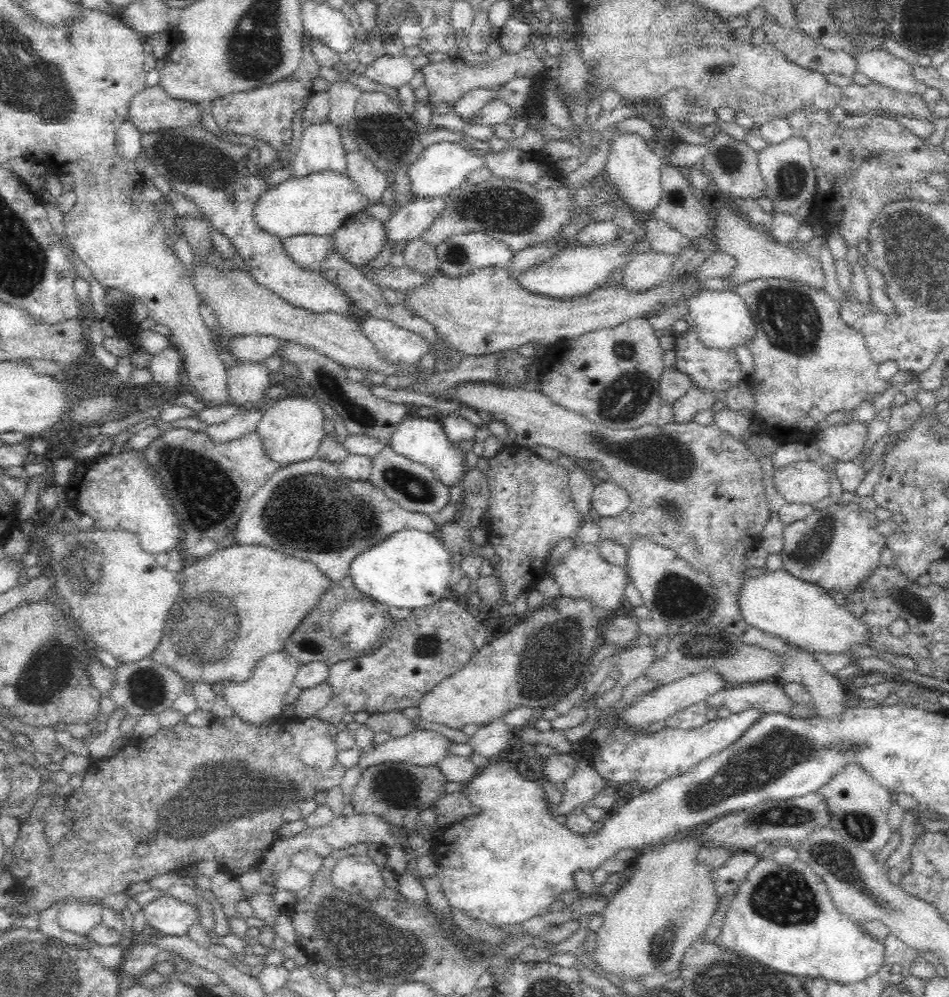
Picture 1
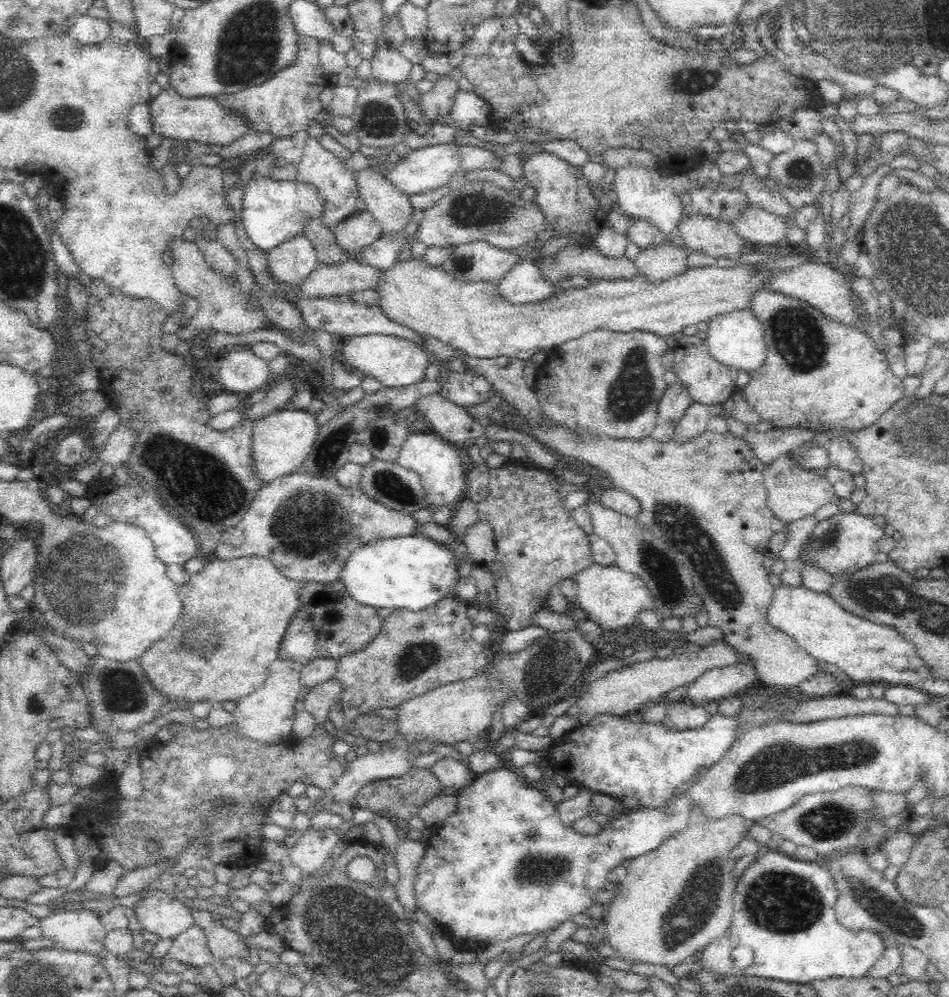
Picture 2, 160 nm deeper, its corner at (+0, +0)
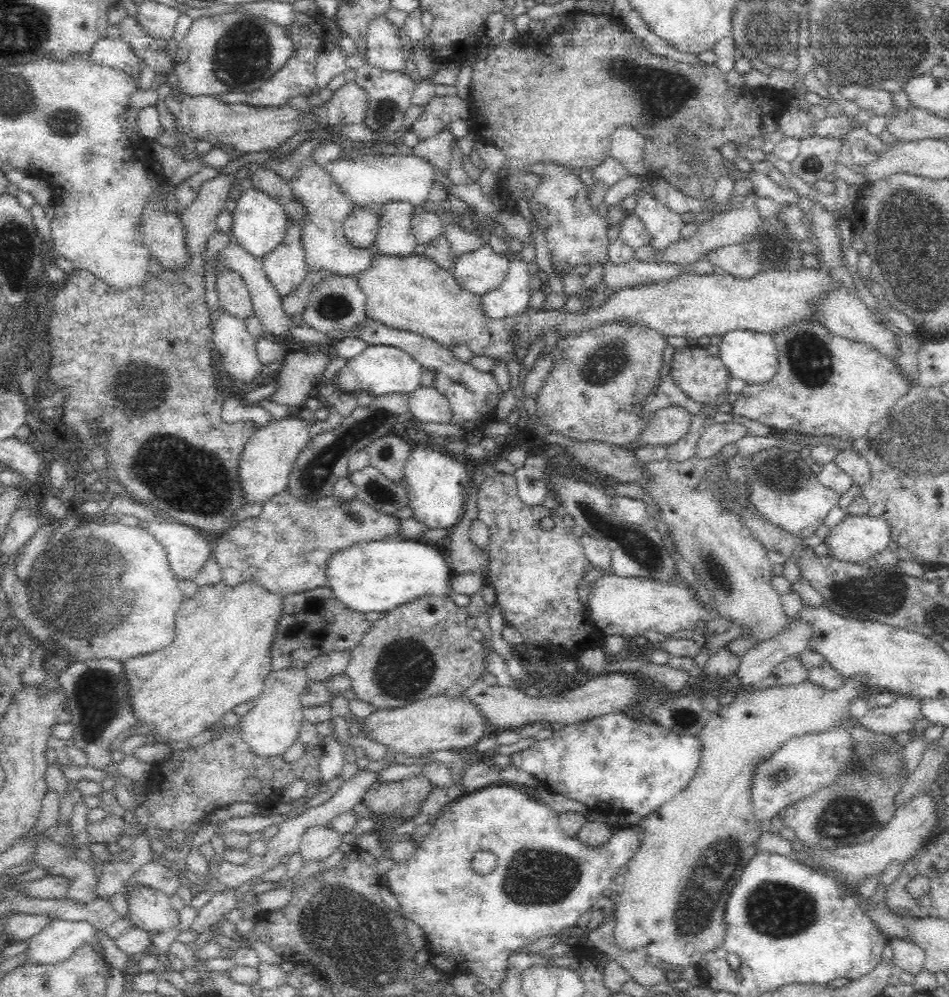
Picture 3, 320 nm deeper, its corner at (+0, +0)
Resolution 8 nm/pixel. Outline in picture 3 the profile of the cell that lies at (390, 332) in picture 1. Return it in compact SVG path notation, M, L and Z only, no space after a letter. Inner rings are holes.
M368 344L361 354L346 360L342 370L333 382L343 392L352 392L357 397L363 392L370 392L375 396L384 394L412 394L421 388L423 367L410 353L396 345Z

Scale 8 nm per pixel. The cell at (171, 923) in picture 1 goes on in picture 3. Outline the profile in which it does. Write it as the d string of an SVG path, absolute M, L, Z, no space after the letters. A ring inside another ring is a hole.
M149 887L126 891L127 916L134 927L150 934L176 928L180 913L172 907L169 896Z

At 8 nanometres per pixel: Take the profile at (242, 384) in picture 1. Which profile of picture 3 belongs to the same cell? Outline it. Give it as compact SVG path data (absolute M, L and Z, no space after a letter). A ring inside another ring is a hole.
M222 310L220 318L216 320L216 324L212 328L214 348L222 356L222 366L224 366L226 374L233 381L242 382L242 384L252 384L258 378L258 374L266 371L265 366L260 363L257 356L256 340L250 336L244 320L238 319Z

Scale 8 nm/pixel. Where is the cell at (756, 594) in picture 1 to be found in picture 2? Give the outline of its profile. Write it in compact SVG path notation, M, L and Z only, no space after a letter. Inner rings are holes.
M784 583L780 584L780 586L776 586L773 588L773 595L771 596L770 602L766 607L766 612L764 613L764 619L766 623L773 627L778 631L782 631L786 633L789 637L792 637L800 648L804 649L810 656L813 656L817 662L829 662L834 666L837 666L842 672L844 672L847 679L852 679L857 684L864 683L880 683L884 682L886 686L891 685L902 685L909 686L914 688L920 688L919 683L920 680L933 679L933 676L929 674L924 661L918 656L917 650L913 644L910 644L907 640L902 638L894 628L891 628L889 625L878 625L861 618L861 616L856 616L851 612L848 612L845 608L842 608L842 605L837 603L837 600L834 600L833 597L828 595L828 593L819 593L810 590L806 585L785 585Z

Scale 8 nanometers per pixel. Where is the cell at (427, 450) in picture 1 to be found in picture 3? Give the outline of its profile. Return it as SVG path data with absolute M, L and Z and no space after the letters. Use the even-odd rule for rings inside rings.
M413 446L404 466L404 478L408 482L408 506L412 509L412 516L418 521L428 525L430 529L444 528L450 532L465 511L466 494L468 491L468 470L464 462L452 458L452 454L442 454L432 446Z

